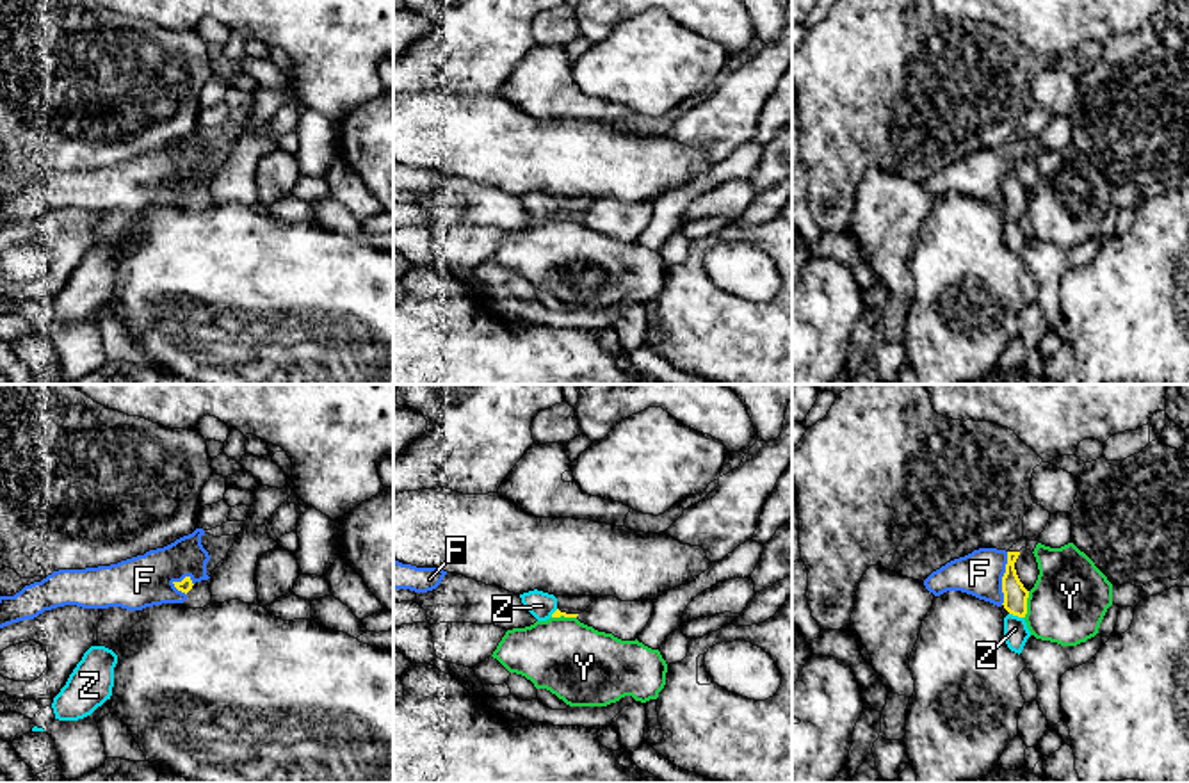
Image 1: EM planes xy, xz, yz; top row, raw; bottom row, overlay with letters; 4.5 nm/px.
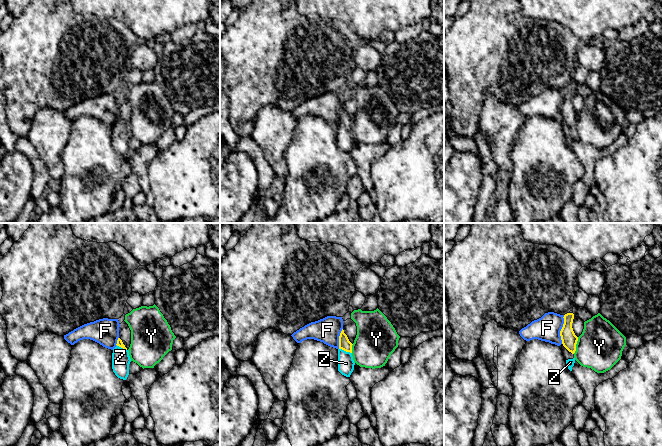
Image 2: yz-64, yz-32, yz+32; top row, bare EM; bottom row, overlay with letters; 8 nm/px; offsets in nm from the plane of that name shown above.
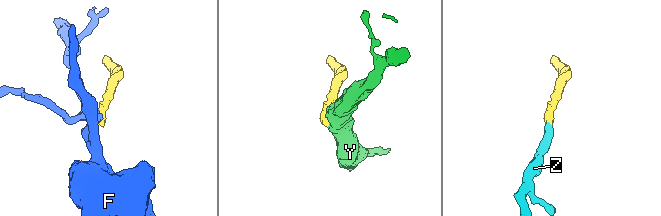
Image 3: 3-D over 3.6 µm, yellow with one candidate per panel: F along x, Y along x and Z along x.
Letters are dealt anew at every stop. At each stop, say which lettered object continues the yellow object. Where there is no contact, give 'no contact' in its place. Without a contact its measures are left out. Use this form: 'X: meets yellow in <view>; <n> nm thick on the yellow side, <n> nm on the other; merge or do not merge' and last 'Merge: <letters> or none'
F: meets yellow in yz; 110 nm thick on the yellow side, 200 nm on the other; do not merge
Y: meets yellow in yz; 110 nm thick on the yellow side, 340 nm on the other; do not merge
Z: meets yellow in yz; 110 nm thick on the yellow side, 110 nm on the other; merge
Merge: Z

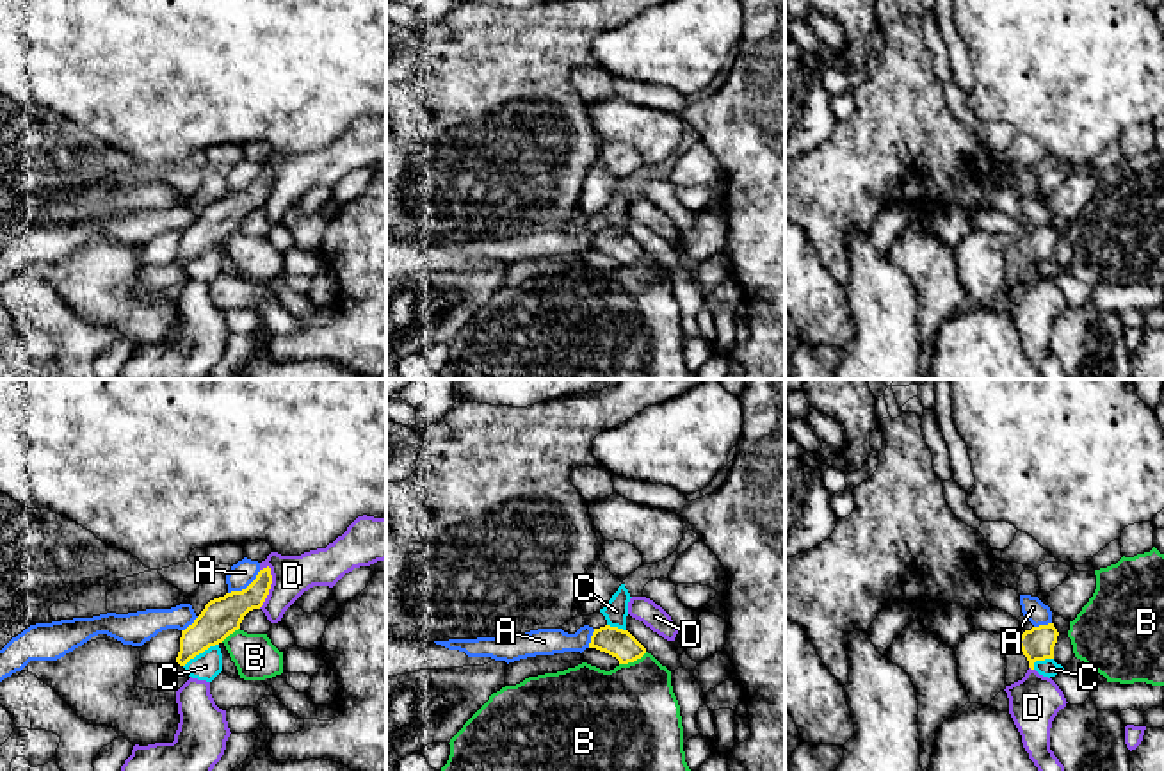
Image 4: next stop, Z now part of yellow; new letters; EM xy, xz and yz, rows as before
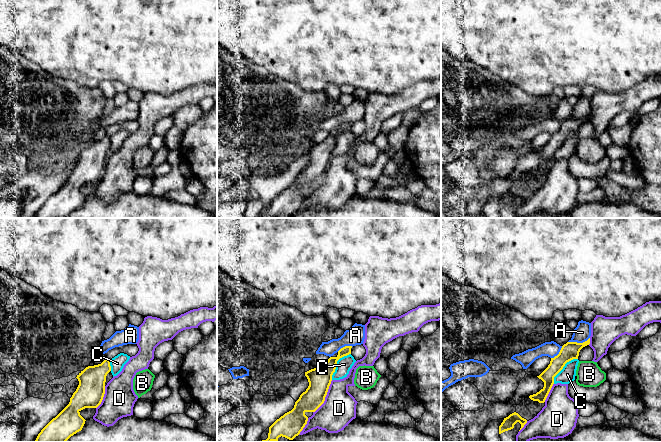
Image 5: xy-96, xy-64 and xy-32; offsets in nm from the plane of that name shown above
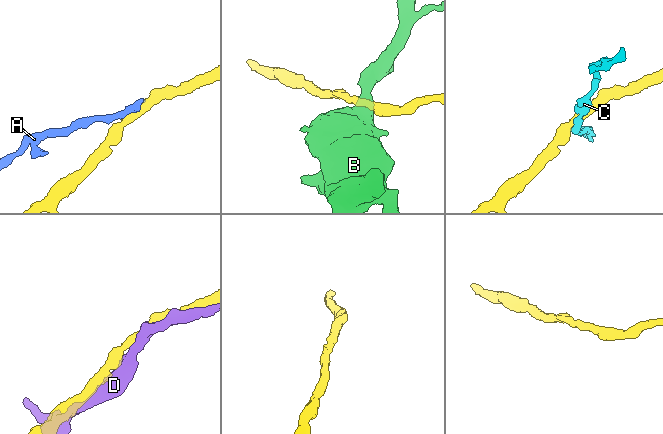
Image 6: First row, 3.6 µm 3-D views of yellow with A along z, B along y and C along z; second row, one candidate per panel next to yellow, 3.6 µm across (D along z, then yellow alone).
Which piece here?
A: meets yellow in xy; 180 nm thick on the yellow side, 110 nm on the other; do not merge
B: meets yellow in xz; 130 nm thick on the yellow side, 460 nm on the other; do not merge
C: meets yellow in xy; 180 nm thick on the yellow side, 130 nm on the other; do not merge
D: meets yellow in xy; 170 nm thick on the yellow side, 180 nm on the other; do not merge
Merge: none

